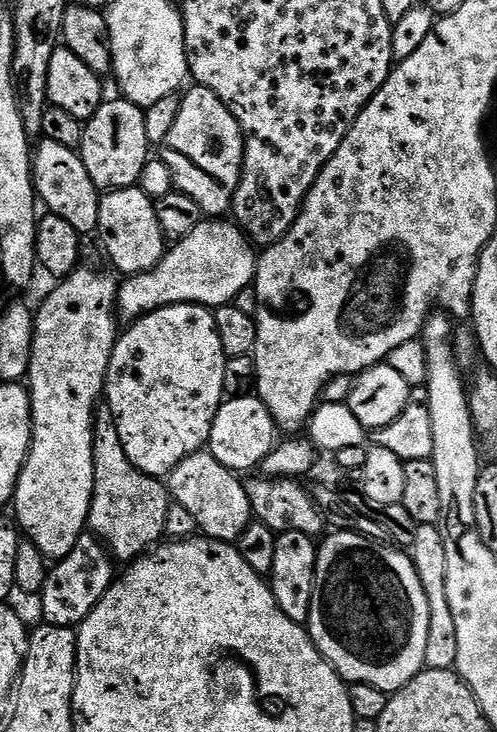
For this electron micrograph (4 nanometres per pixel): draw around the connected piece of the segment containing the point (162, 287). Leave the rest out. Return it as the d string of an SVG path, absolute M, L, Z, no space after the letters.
M212 218L201 222L191 233L179 237L176 245L167 249L162 263L150 272L132 274L128 281L118 288L118 308L131 318L139 318L155 312L157 308L166 308L170 304L199 304L201 306L228 306L244 287L251 285L258 263L257 253L252 253L253 245L249 237L235 223L224 218Z

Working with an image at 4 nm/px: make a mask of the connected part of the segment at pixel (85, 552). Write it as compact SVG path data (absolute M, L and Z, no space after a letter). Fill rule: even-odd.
M85 532L66 558L48 573L48 580L38 600L49 625L56 628L72 628L89 616L97 601L111 584L114 573L108 565L107 551L101 541L90 532Z

